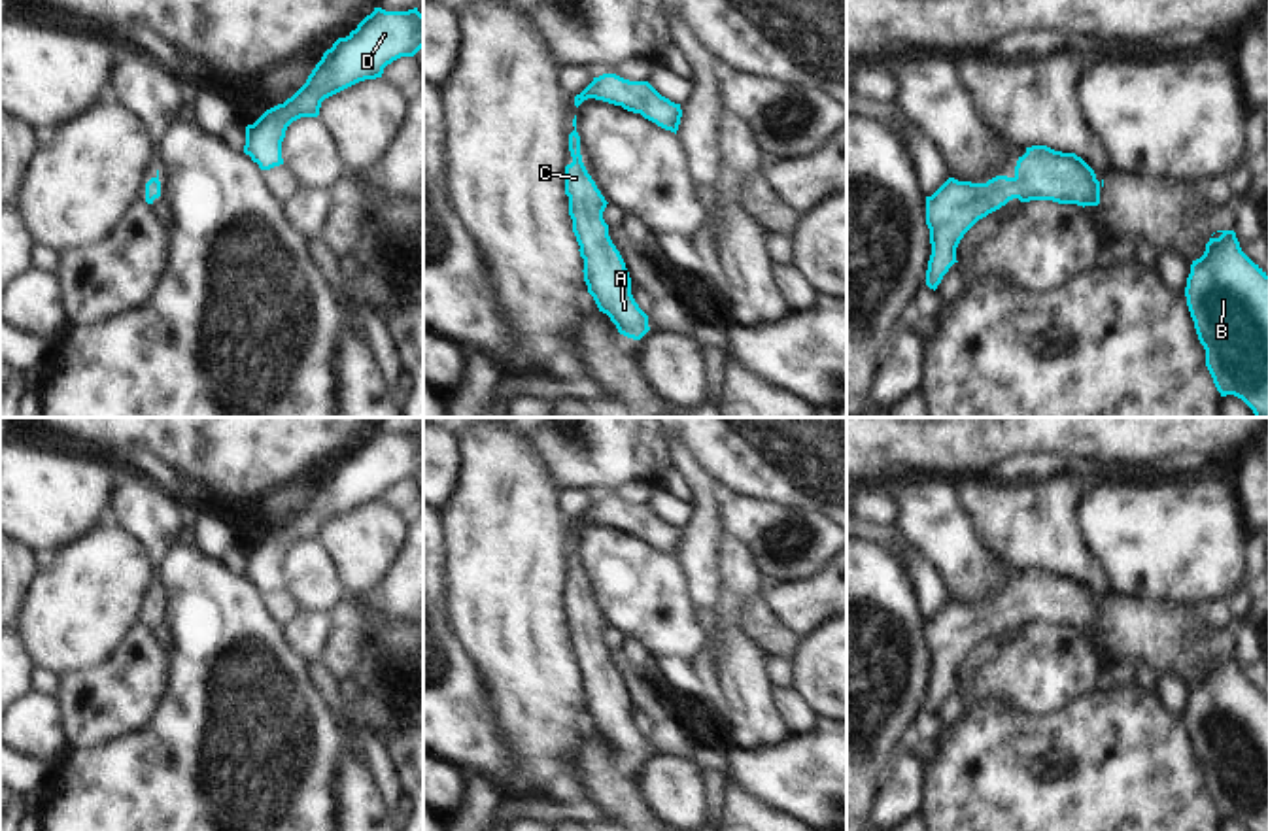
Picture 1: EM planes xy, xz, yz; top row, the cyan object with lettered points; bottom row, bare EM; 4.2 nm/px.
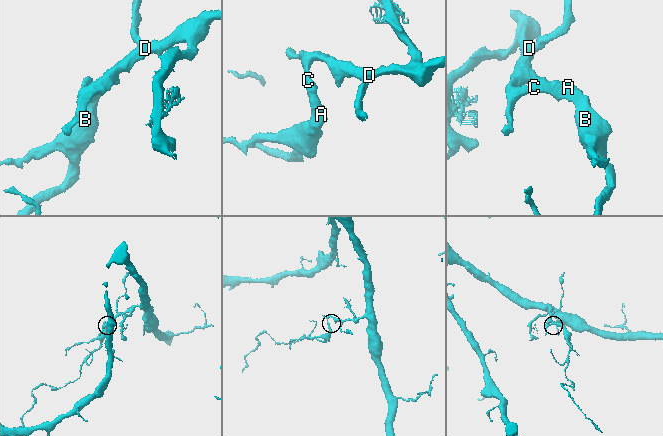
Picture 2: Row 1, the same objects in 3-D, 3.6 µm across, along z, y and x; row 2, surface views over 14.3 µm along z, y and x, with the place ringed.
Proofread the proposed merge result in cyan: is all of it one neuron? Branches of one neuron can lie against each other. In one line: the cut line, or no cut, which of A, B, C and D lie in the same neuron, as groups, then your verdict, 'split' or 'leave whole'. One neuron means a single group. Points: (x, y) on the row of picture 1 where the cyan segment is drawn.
no cut; A B C D; leave whole

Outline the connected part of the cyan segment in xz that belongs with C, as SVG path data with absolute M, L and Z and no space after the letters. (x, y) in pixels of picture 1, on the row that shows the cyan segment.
M576 115L573 127L574 130L569 134L573 162L565 166L565 195L573 232L584 259L584 281L599 312L610 317L618 332L641 340L650 331L648 315L635 302L629 272L608 236L608 225L603 219L608 202L582 162Z

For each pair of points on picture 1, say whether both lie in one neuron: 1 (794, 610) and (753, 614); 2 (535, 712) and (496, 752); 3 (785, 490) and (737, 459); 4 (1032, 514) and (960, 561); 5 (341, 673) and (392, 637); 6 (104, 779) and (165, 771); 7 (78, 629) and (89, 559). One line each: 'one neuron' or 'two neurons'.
1: two neurons
2: two neurons
3: one neuron
4: two neurons
5: two neurons
6: one neuron
7: one neuron

